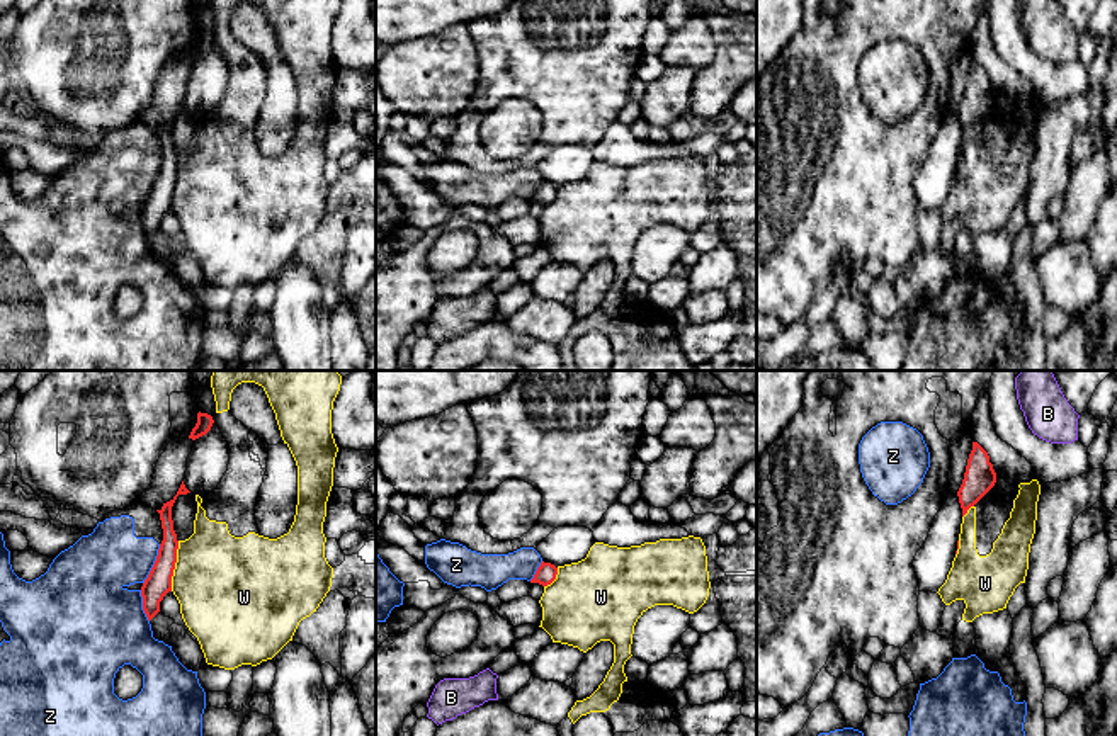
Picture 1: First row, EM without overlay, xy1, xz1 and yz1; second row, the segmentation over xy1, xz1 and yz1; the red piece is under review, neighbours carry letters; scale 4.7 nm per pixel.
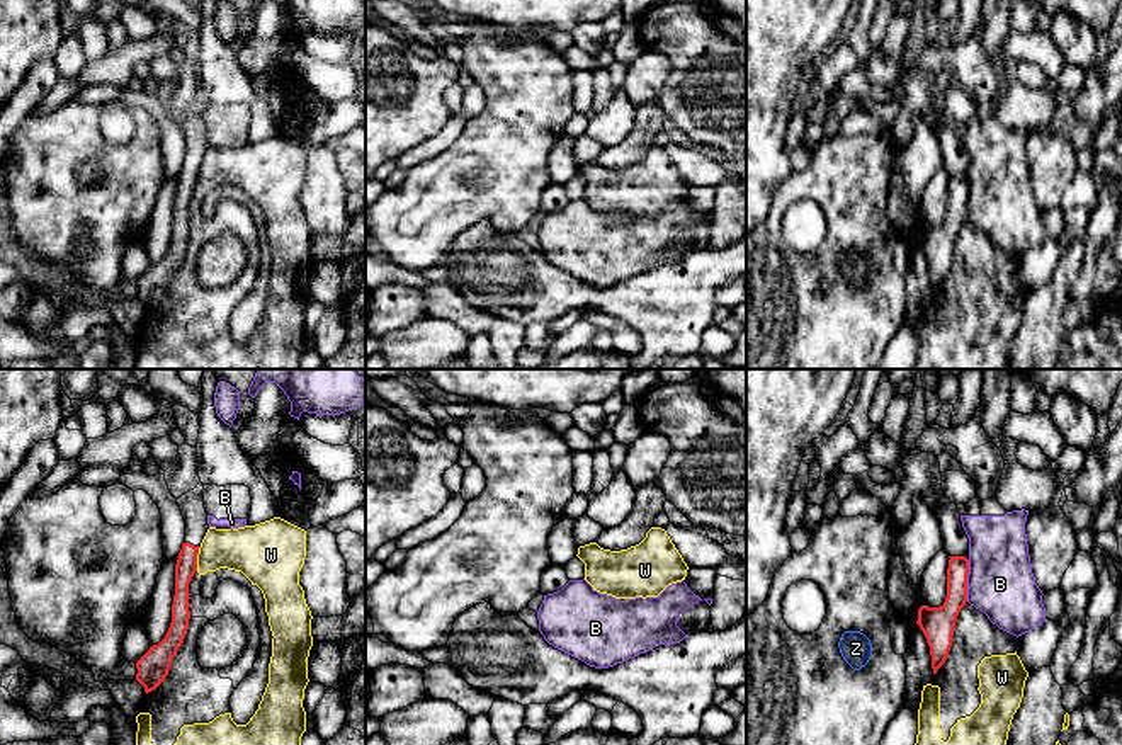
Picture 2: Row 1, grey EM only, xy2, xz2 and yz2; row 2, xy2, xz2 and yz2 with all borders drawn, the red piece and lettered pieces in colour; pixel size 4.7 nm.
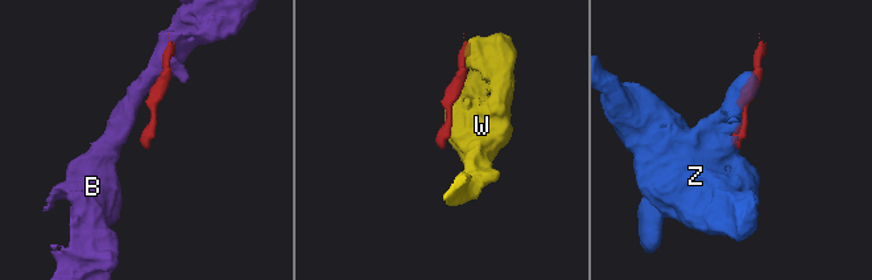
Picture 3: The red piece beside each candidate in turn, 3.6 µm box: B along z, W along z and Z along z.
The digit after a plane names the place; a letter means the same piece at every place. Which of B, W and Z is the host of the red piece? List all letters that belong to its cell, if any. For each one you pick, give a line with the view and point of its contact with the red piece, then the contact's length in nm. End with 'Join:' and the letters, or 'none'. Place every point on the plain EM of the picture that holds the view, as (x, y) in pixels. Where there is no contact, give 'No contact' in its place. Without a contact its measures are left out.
Join: none

